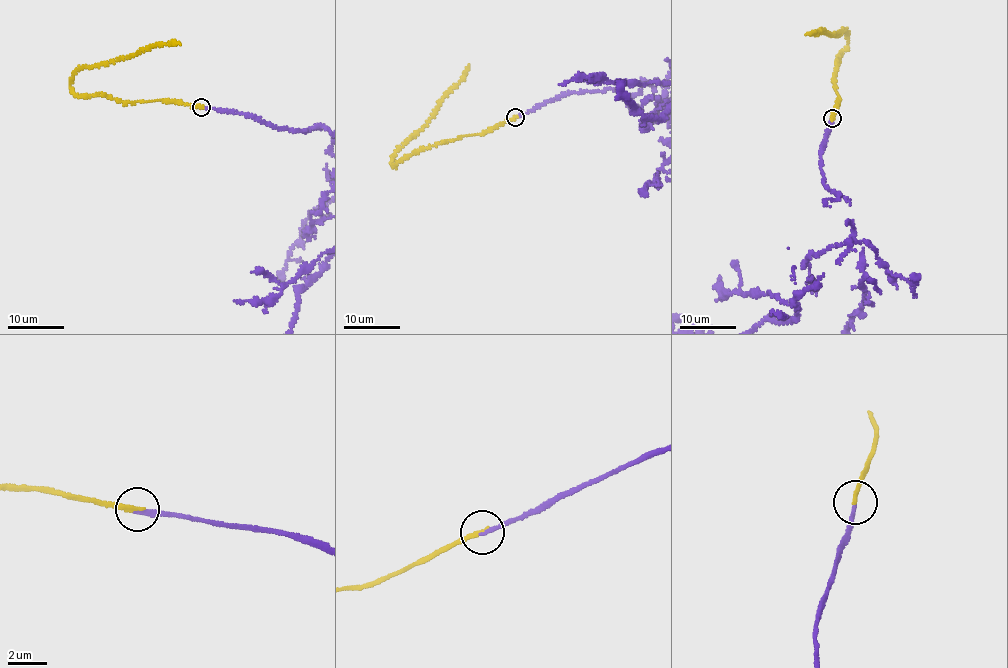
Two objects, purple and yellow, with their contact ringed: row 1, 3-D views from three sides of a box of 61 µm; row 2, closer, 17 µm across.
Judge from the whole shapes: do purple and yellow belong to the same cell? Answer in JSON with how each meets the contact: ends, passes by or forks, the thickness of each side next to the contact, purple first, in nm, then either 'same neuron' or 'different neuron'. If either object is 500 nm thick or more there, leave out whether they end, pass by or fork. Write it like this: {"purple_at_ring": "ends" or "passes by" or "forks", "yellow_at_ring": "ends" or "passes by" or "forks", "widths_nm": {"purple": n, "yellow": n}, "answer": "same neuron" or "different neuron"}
{"purple_at_ring": "ends", "yellow_at_ring": "ends", "widths_nm": {"purple": 200, "yellow": 200}, "answer": "same neuron"}

